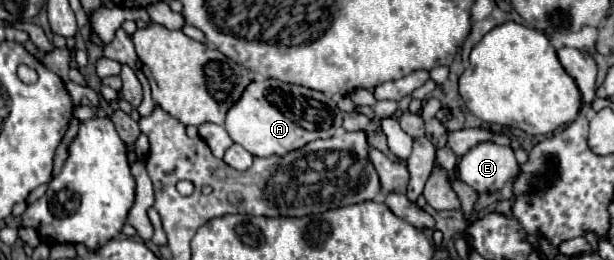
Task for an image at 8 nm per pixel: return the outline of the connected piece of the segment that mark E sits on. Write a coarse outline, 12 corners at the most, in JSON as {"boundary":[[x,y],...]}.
{"boundary":[[481,142],[459,162],[459,178],[495,192],[519,174],[511,146]]}

